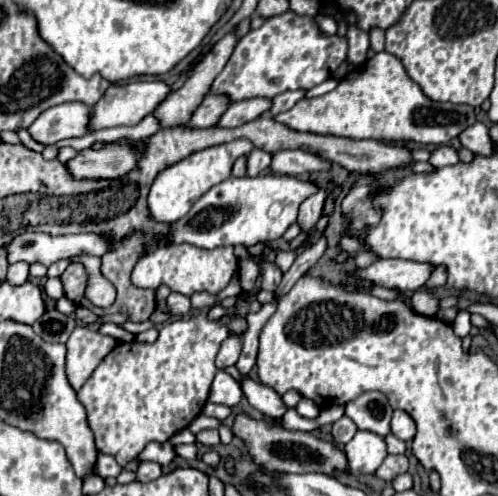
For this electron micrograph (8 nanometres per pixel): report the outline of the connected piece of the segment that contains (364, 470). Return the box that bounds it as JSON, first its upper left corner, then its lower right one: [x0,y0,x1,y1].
[344,431,388,475]

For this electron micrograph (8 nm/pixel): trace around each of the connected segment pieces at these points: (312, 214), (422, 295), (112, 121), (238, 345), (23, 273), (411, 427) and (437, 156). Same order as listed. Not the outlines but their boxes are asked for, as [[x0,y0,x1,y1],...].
[[298,179,326,231],[412,289,440,315],[88,81,170,131],[216,333,242,369],[6,261,28,285],[392,411,416,443],[430,147,460,167]]

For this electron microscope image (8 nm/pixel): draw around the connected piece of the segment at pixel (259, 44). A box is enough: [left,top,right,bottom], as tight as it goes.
[210,11,348,103]

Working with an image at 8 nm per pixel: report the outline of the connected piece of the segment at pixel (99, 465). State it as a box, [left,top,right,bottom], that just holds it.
[94,453,122,479]

